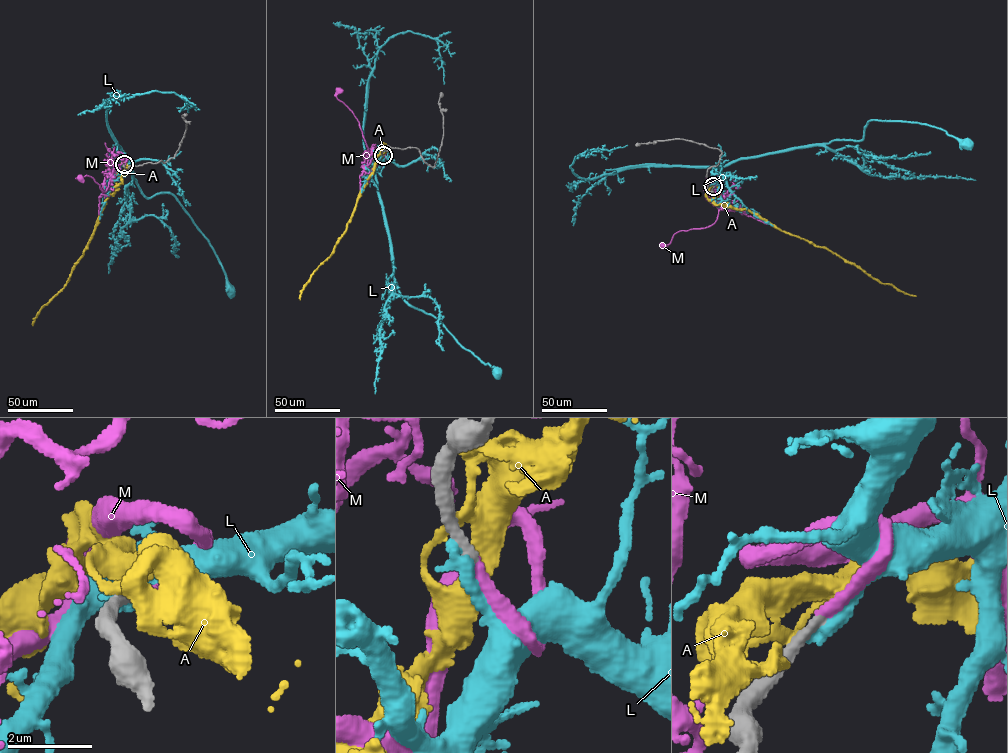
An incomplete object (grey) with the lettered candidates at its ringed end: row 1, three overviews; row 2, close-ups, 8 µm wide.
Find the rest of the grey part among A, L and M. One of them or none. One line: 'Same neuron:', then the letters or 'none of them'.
Same neuron: M

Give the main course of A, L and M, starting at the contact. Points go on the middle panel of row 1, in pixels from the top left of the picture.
A: (382, 154), (387, 148), (384, 143), (346, 230), (333, 253), (314, 272), (300, 300)
L: (382, 155), (375, 178), (393, 277), (399, 293), (410, 305), (431, 314), (462, 347), (496, 373)
M: (382, 155), (384, 158), (384, 154), (381, 160), (372, 158), (359, 122), (337, 98), (338, 90)

